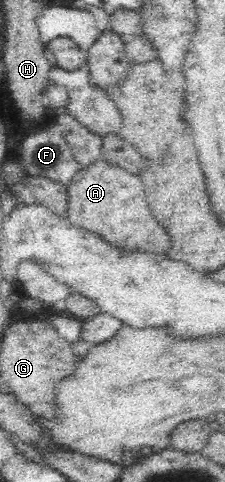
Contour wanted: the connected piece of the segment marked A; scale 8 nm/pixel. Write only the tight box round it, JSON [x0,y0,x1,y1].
[65,159,170,253]

